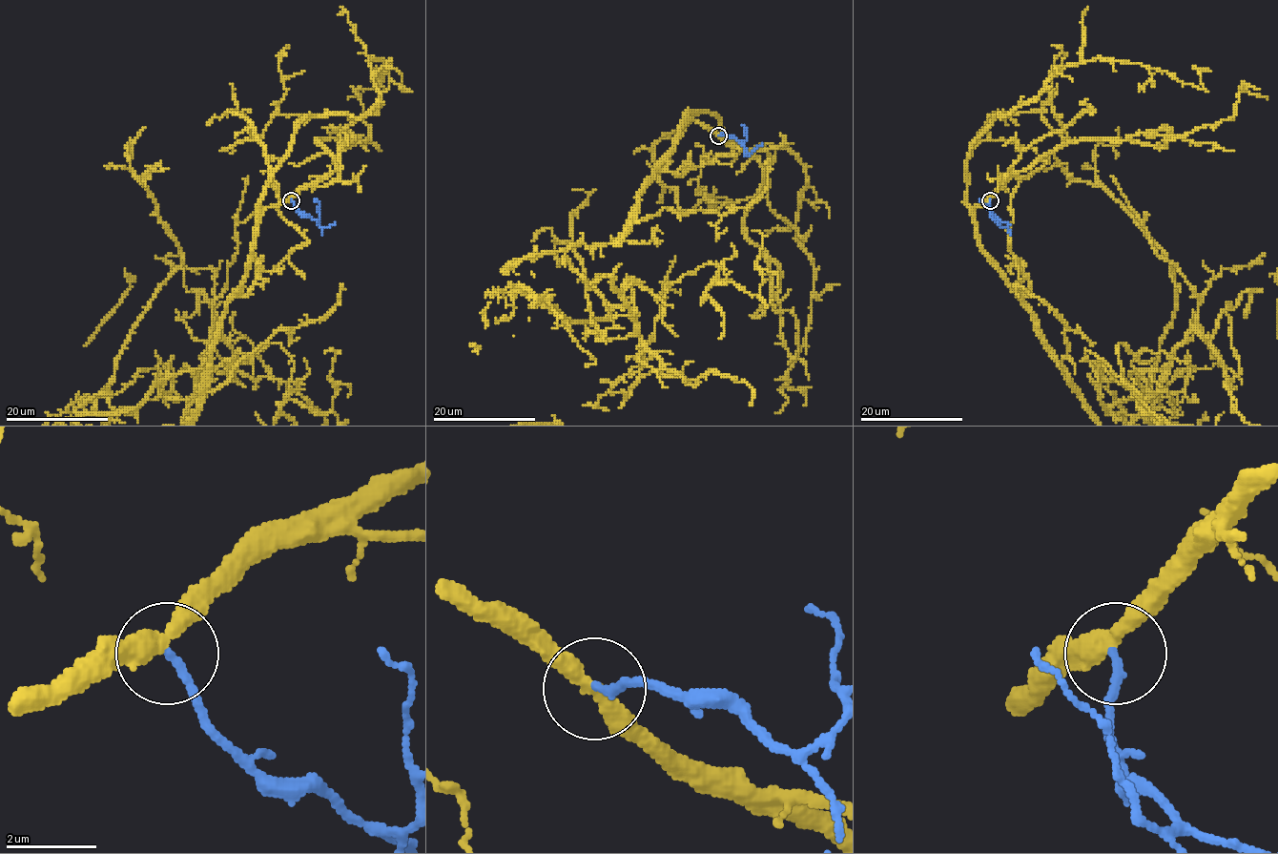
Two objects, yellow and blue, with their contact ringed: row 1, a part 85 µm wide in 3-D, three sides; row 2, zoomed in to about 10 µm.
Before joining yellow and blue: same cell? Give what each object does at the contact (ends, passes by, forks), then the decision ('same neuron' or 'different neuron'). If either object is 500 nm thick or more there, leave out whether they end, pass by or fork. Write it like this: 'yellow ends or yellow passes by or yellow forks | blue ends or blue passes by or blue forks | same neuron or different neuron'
yellow passes by | blue ends | same neuron

